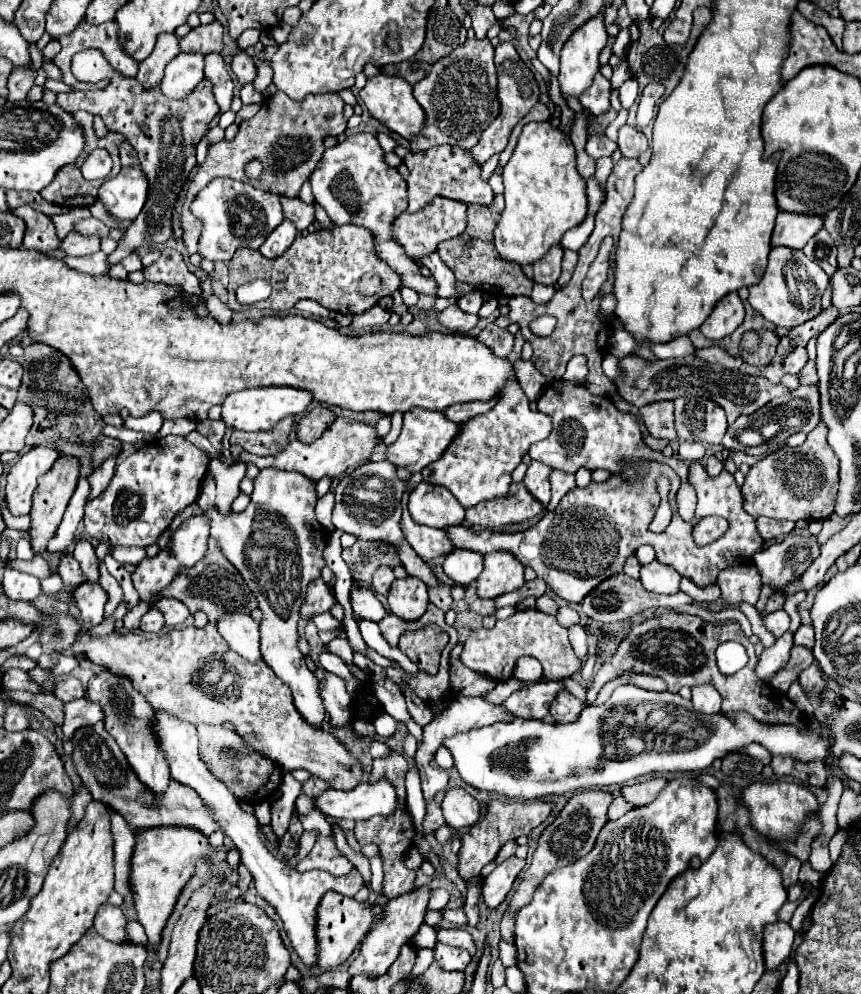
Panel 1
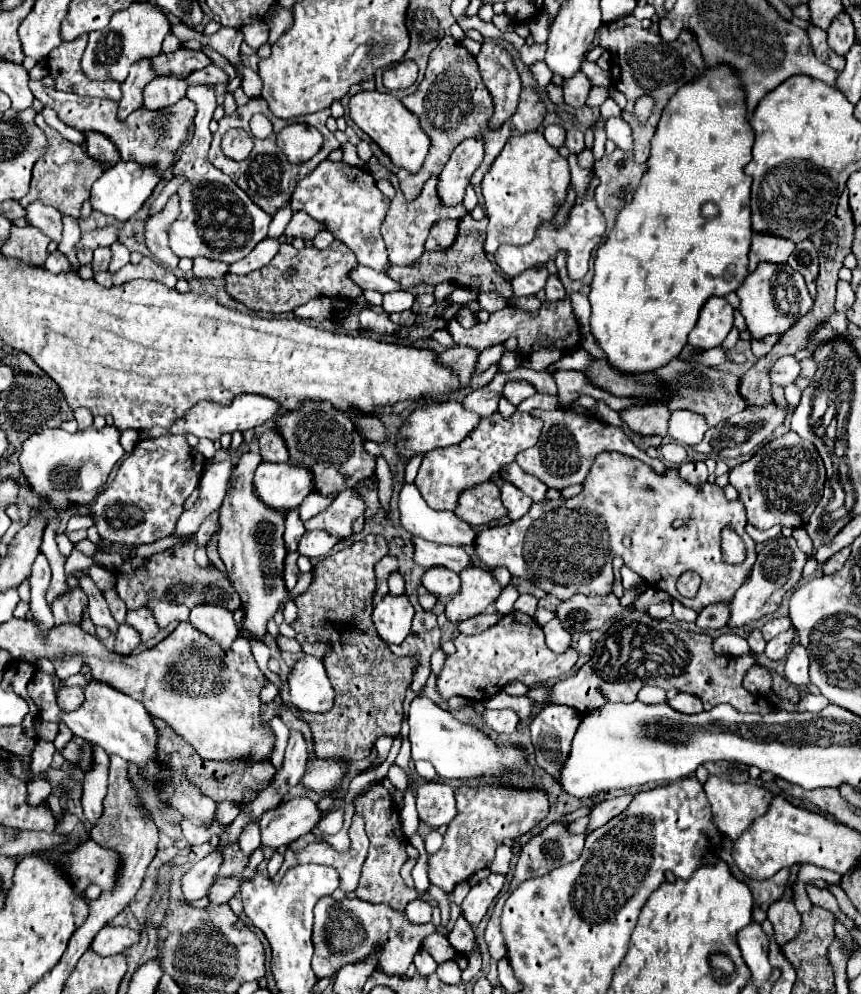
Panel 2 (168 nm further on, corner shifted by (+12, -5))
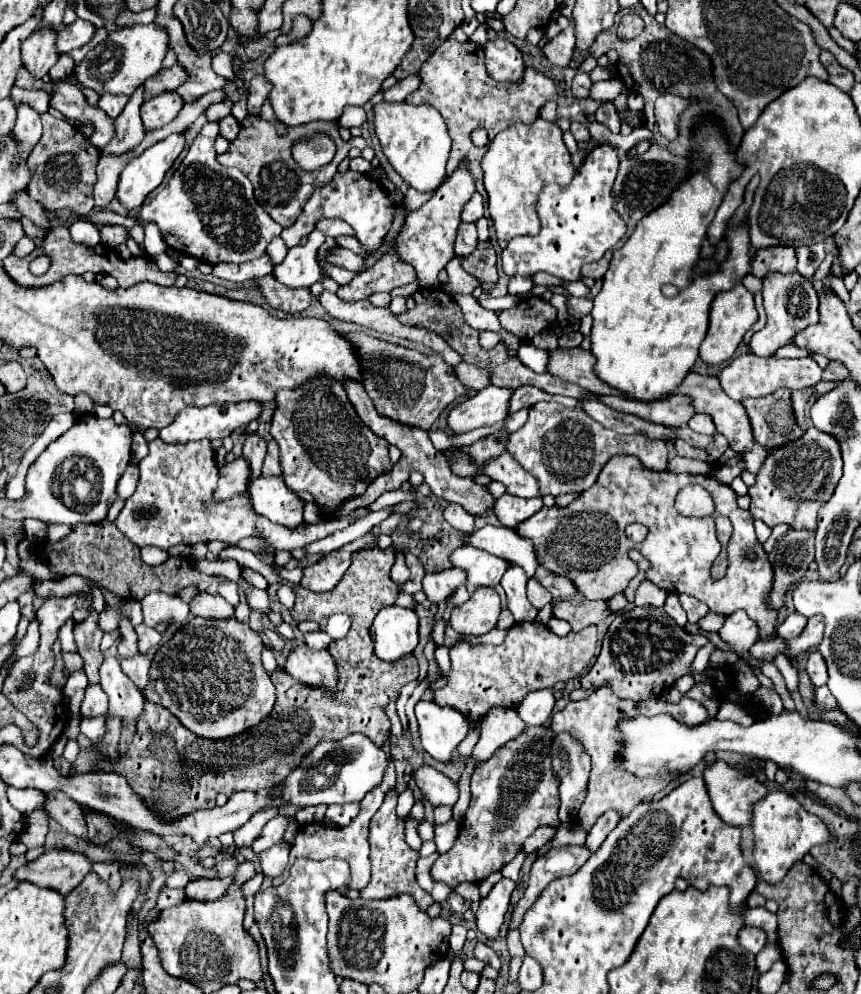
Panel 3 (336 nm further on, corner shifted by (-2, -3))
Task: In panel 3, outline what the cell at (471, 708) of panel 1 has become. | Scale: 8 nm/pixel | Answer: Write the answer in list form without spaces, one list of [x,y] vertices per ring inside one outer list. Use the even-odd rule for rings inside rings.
[[[541,689],[527,693],[527,697],[519,703],[517,713],[527,725],[545,725],[549,713],[553,713],[553,705],[555,705],[553,689]]]

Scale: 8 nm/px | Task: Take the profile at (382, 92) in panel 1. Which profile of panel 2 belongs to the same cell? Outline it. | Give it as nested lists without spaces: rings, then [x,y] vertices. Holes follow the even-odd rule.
[[[377,91],[357,93],[349,101],[349,117],[361,131],[365,131],[381,147],[381,151],[393,161],[393,165],[409,173],[417,173],[421,169],[431,141],[421,131],[417,115],[409,113],[407,107],[403,107],[403,103],[397,97]]]

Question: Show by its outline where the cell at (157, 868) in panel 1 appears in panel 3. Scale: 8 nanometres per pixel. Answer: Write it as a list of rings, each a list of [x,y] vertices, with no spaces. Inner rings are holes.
[[[47,851],[39,859],[27,863],[15,871],[15,879],[29,879],[35,885],[55,889],[63,895],[69,895],[83,877],[91,871],[93,861],[77,851]]]

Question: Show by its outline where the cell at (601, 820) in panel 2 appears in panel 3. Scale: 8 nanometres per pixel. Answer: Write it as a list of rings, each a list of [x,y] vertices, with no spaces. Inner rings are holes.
[[[615,809],[603,813],[603,815],[597,819],[597,823],[591,827],[585,845],[587,845],[591,851],[597,851],[599,845],[601,845],[601,841],[603,841],[603,839],[617,827],[619,819],[621,819],[621,813],[615,811]]]

